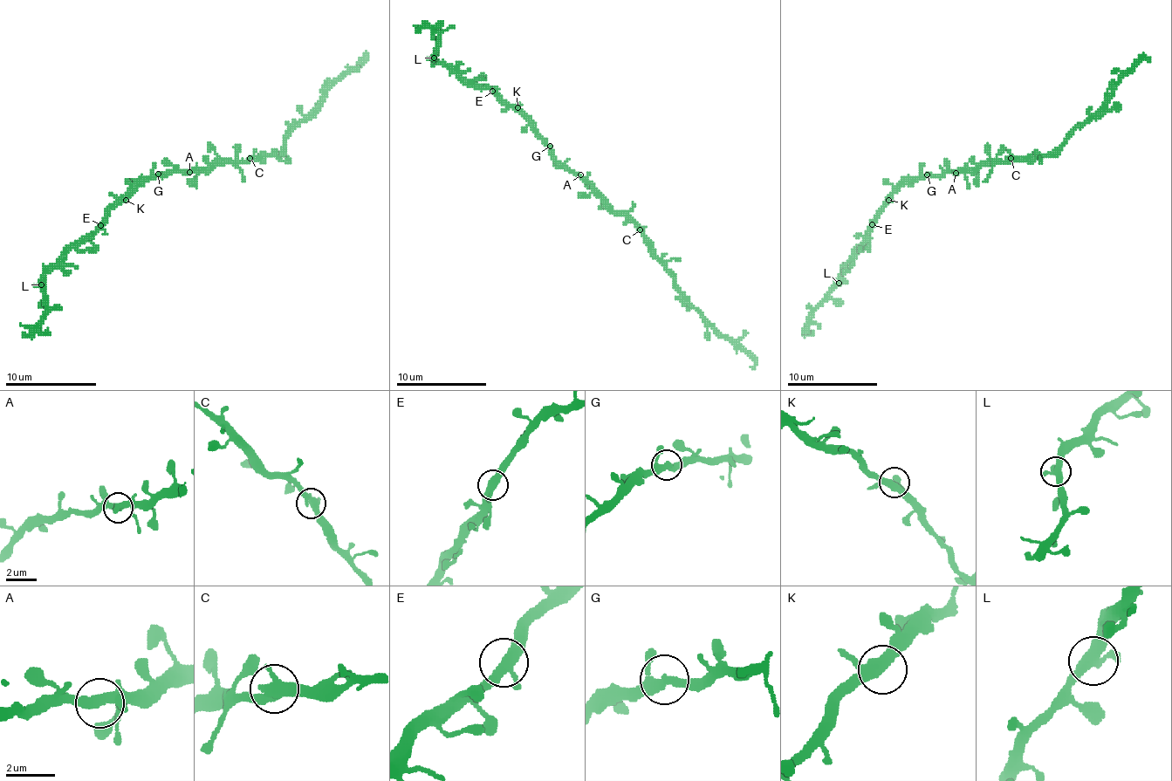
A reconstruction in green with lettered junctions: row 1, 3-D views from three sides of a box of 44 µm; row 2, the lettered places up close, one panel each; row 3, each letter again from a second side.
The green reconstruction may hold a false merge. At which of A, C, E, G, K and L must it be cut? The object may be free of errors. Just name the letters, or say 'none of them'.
none of them

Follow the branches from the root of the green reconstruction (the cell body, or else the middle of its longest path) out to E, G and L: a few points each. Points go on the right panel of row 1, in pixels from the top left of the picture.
E: (958, 170), (944, 170), (940, 174), (920, 174), (908, 179), (879, 211), (879, 217), (872, 224)
G: (958, 170), (927, 174)
L: (958, 170), (908, 179), (879, 211), (879, 217), (870, 227), (867, 243), (839, 283)

